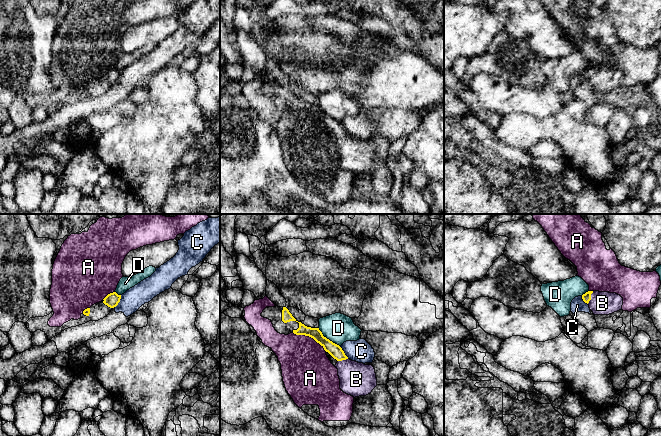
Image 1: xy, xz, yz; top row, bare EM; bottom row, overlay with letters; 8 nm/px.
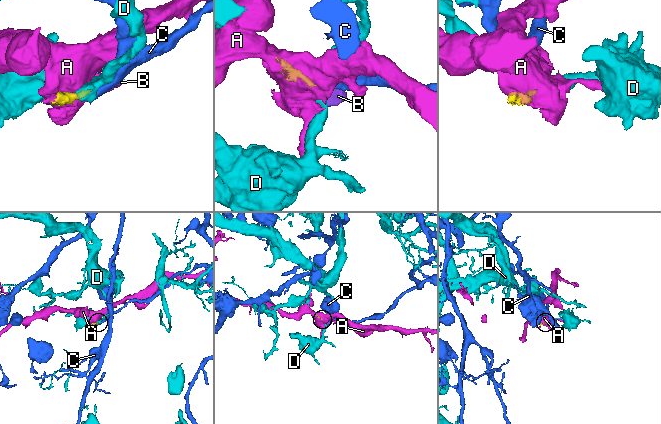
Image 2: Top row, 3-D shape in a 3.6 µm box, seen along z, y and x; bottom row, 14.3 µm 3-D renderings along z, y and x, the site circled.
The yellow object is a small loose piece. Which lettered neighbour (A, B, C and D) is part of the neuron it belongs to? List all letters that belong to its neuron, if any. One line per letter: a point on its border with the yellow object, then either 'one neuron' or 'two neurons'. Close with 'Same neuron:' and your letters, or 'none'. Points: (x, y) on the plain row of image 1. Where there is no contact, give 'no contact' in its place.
A: xz (310, 112) | two neurons
B: yz (590, 73) | one neuron
C: xz (343, 128) | two neurons
D: xz (328, 115) | two neurons
Same neuron: B

